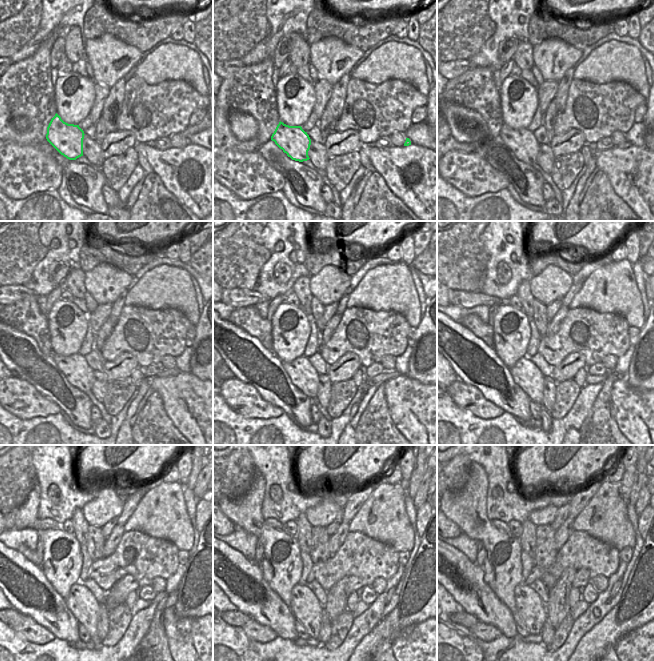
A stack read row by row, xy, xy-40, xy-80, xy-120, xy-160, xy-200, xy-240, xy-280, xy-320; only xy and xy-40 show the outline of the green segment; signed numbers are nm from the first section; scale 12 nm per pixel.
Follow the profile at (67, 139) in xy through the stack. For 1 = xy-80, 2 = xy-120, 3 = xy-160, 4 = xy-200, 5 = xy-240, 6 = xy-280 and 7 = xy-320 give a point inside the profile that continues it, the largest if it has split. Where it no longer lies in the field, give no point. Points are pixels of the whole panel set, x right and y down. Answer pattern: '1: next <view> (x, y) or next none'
1: next xy-80 (522, 142)
2: next xy-120 (77, 371)
3: next xy-160 (303, 375)
4: next xy-200 (526, 374)
5: next xy-240 (81, 602)
6: next xy-280 (305, 606)
7: next xy-320 (532, 610)

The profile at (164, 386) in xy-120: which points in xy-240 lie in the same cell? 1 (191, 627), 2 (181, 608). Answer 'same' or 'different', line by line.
1: same
2: different

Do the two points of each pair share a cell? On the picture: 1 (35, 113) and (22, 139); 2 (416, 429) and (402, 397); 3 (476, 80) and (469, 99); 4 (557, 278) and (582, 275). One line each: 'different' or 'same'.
1: same
2: same
3: same
4: different

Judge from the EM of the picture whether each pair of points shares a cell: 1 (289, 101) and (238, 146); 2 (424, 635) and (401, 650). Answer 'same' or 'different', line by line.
1: different
2: same

